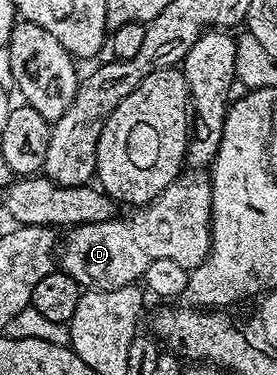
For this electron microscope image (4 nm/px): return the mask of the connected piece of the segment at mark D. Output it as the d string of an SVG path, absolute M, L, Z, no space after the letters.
M194 169L178 176L160 195L143 206L131 219L115 217L99 223L81 223L60 243L60 267L77 281L79 287L91 291L111 291L137 284L152 265L152 261L176 261L185 271L200 266L210 252L210 214L212 213L211 180L201 170Z

